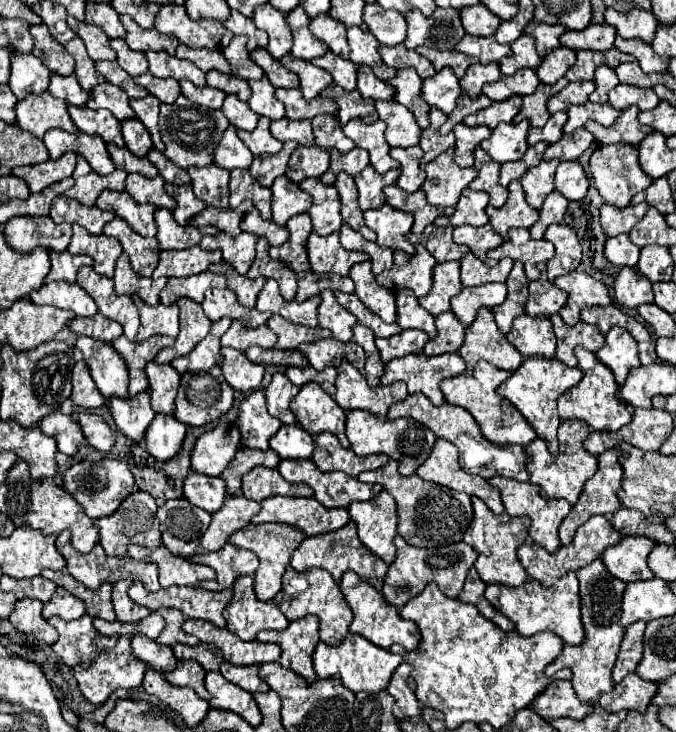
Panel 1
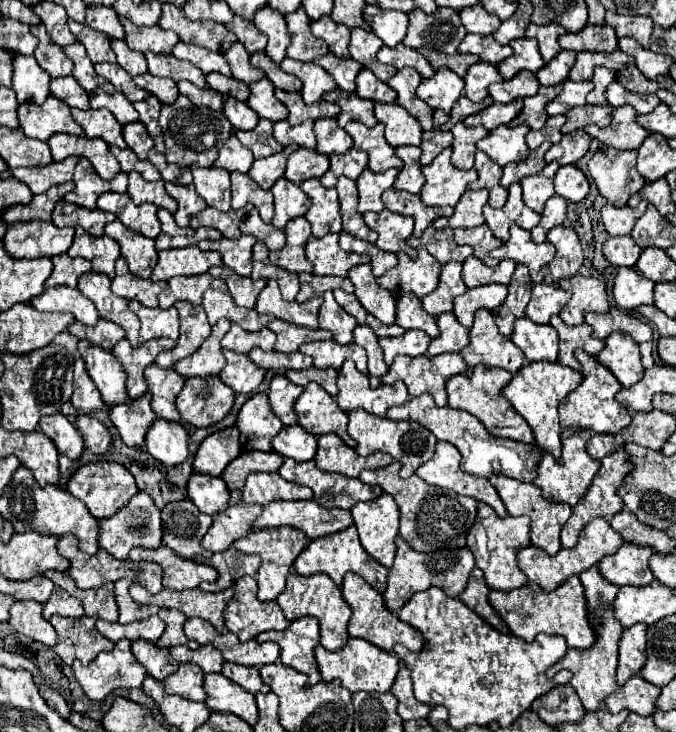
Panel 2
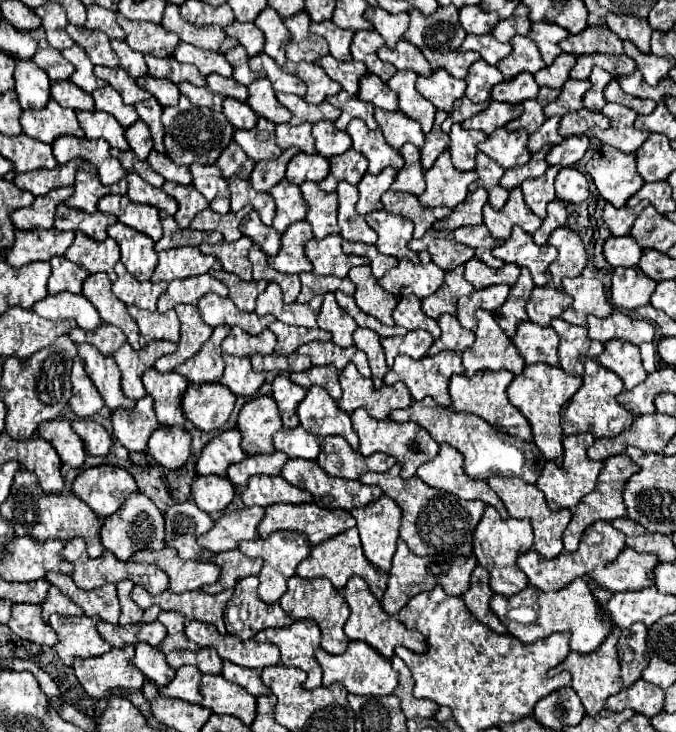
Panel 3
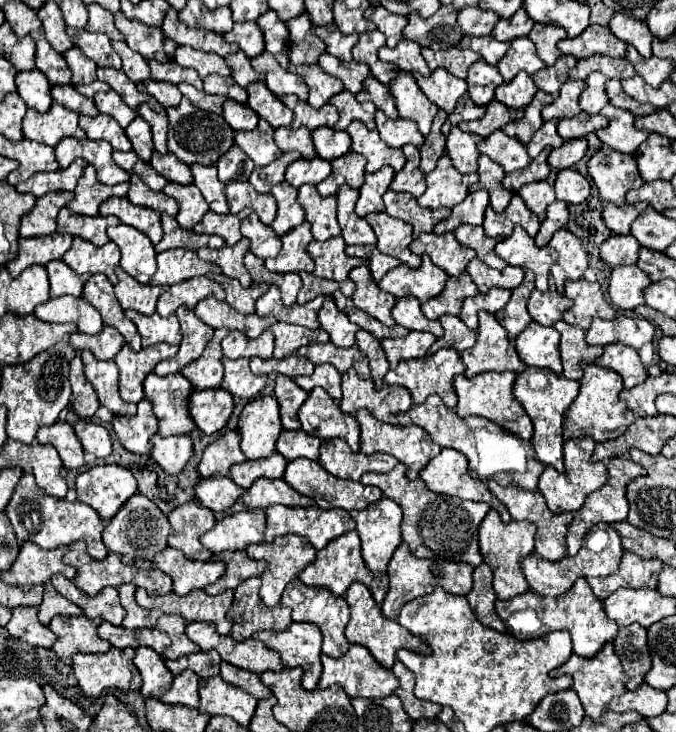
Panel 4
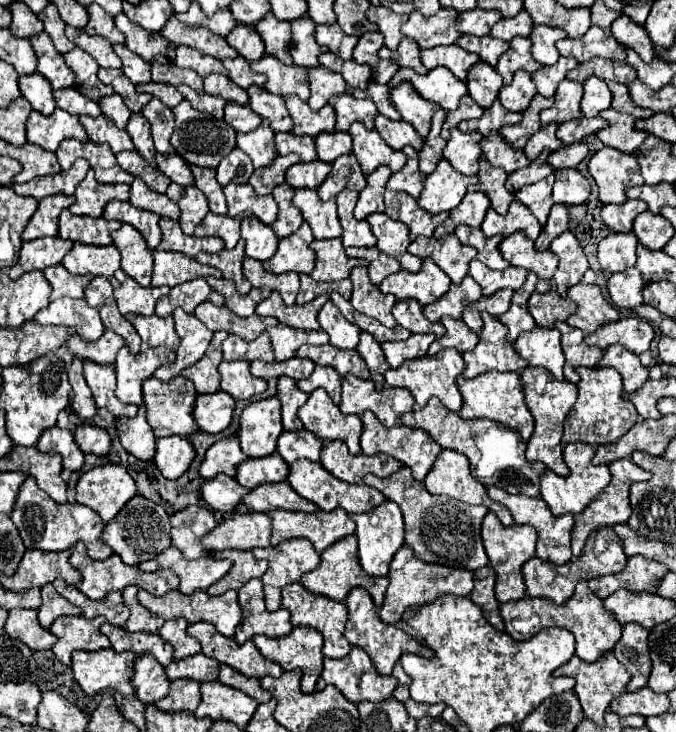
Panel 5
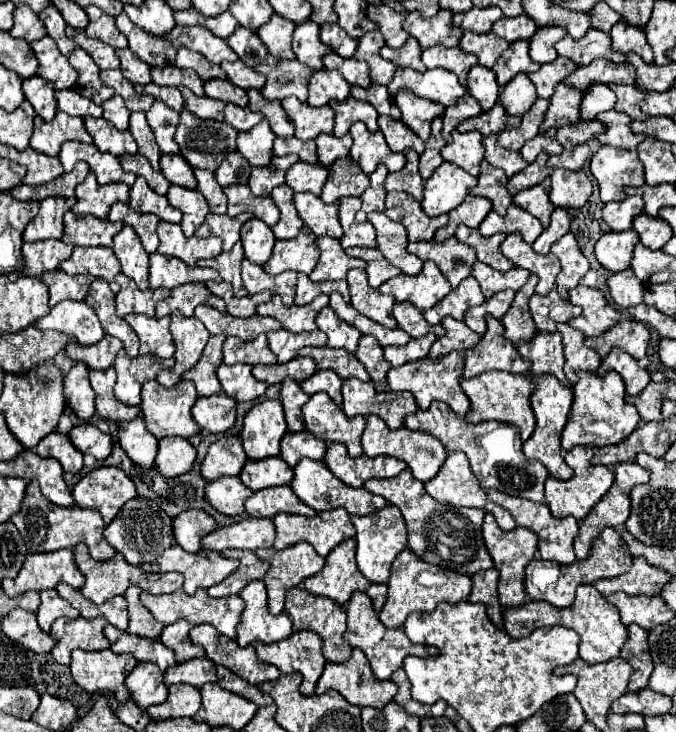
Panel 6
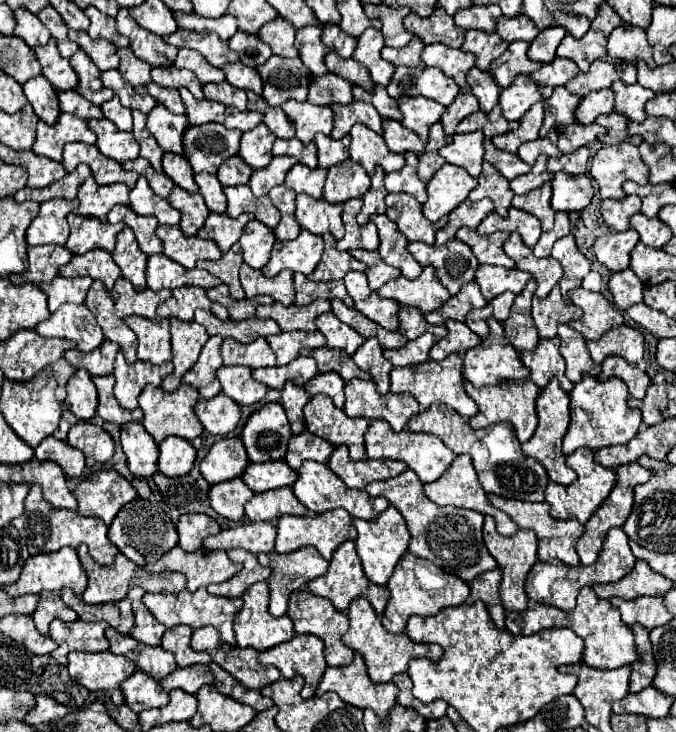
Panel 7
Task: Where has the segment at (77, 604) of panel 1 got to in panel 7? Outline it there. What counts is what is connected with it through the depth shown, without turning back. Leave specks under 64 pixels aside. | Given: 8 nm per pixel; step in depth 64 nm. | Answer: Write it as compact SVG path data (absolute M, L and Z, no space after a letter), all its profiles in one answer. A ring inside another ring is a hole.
M40 592L40 604L36 608L36 612L32 614L34 622L36 622L36 628L42 632L42 634L48 634L48 626L52 620L60 618L64 622L74 622L78 620L76 612L72 608L68 608L60 594L56 592Z

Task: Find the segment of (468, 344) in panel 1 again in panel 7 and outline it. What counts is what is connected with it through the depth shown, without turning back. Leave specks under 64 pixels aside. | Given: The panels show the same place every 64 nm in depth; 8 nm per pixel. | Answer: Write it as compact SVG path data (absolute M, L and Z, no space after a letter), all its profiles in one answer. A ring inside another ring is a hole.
M488 318L490 334L480 346L470 348L464 356L464 378L474 386L496 384L500 380L526 380L528 368L522 364L520 352L508 342L498 320Z

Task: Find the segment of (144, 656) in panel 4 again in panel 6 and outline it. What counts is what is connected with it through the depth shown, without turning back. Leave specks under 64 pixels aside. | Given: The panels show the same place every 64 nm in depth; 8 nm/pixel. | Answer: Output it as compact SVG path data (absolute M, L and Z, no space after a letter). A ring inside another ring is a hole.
M136 664L136 668L126 678L130 696L140 708L160 704L168 698L168 686L164 684L164 674L156 664Z

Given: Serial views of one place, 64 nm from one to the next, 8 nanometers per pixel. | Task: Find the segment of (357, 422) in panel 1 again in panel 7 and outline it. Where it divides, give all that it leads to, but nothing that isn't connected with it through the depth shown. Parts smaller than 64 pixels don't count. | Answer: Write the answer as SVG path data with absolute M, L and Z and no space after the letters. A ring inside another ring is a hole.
M370 420L370 426L368 426L366 436L364 436L364 444L366 444L366 456L368 458L392 458L392 460L406 462L408 468L414 470L424 484L438 480L454 460L452 450L446 448L438 436L410 432L410 430L394 432L390 428L390 424L384 420Z

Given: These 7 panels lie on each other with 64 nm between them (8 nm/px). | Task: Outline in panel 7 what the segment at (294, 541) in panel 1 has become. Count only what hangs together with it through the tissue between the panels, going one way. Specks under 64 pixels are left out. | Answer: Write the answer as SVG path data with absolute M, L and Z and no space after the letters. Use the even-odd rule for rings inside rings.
M304 546L288 554L270 552L268 566L272 568L272 574L268 578L270 614L284 616L290 592L322 576L328 568L328 562L312 546Z

